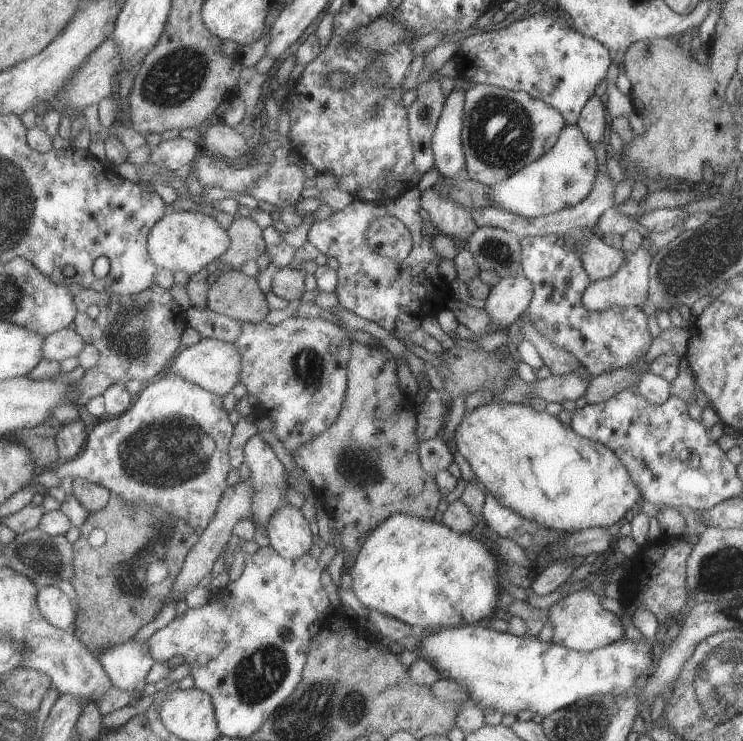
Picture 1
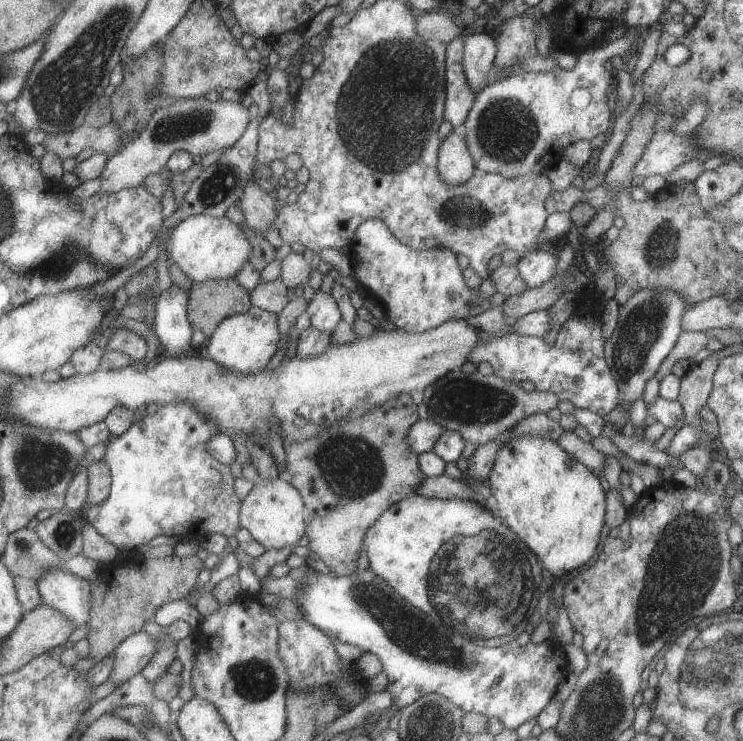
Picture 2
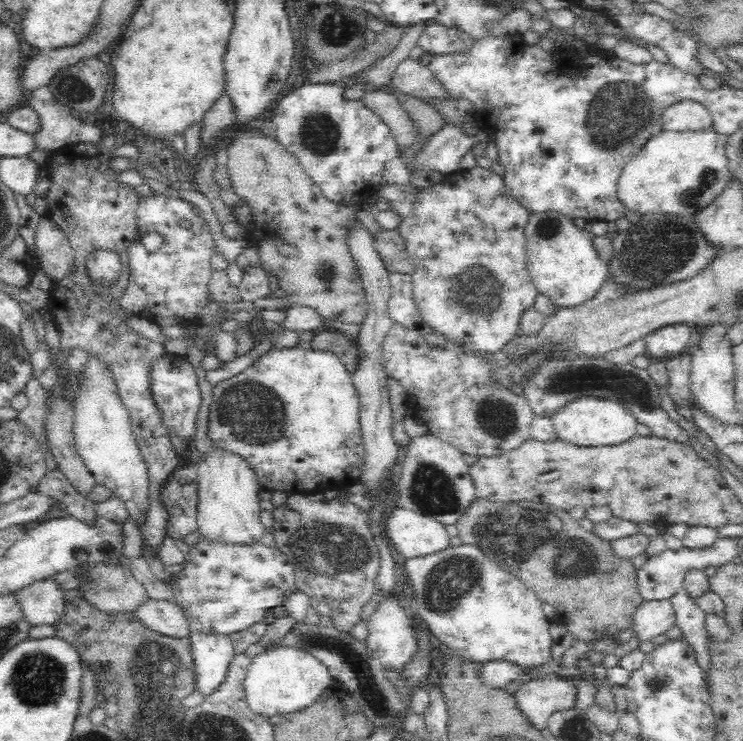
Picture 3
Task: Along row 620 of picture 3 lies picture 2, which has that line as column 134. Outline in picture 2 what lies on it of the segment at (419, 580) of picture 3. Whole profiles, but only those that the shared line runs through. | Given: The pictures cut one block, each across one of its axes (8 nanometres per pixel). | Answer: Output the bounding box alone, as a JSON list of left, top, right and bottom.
[84,402,243,552]

